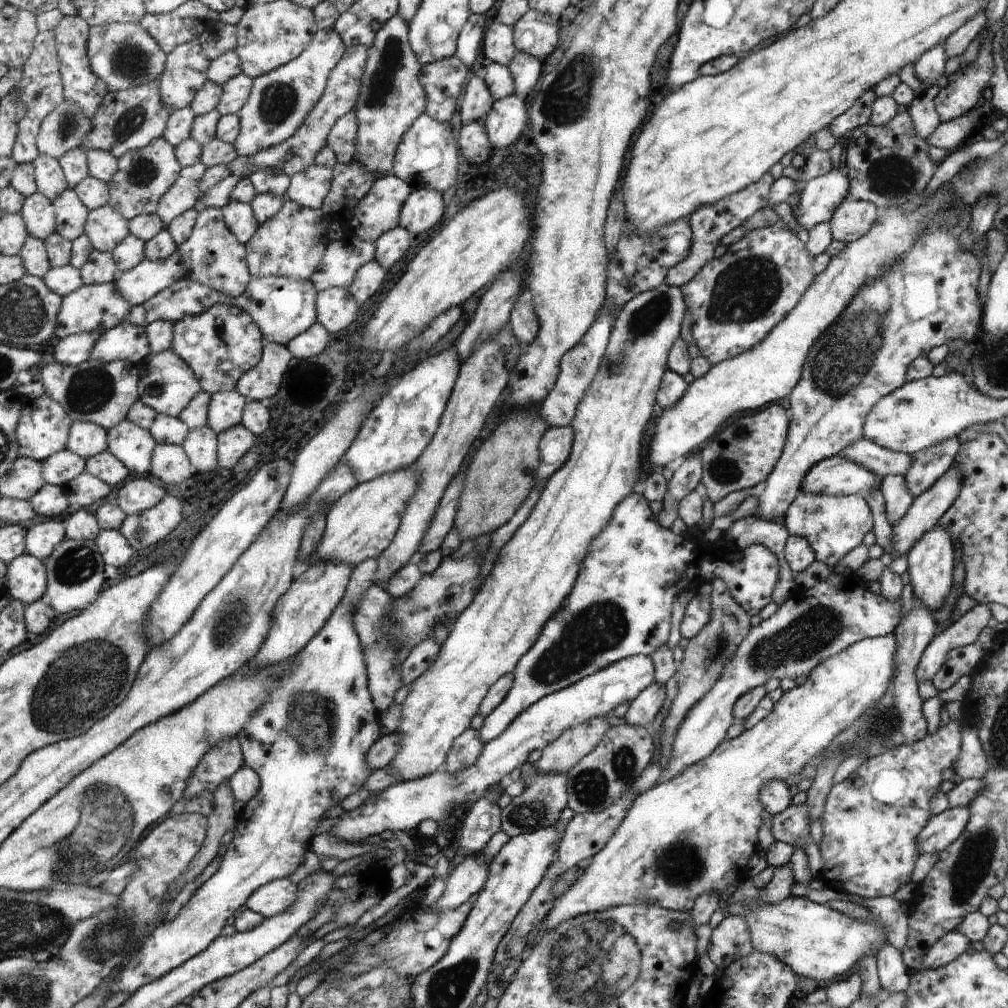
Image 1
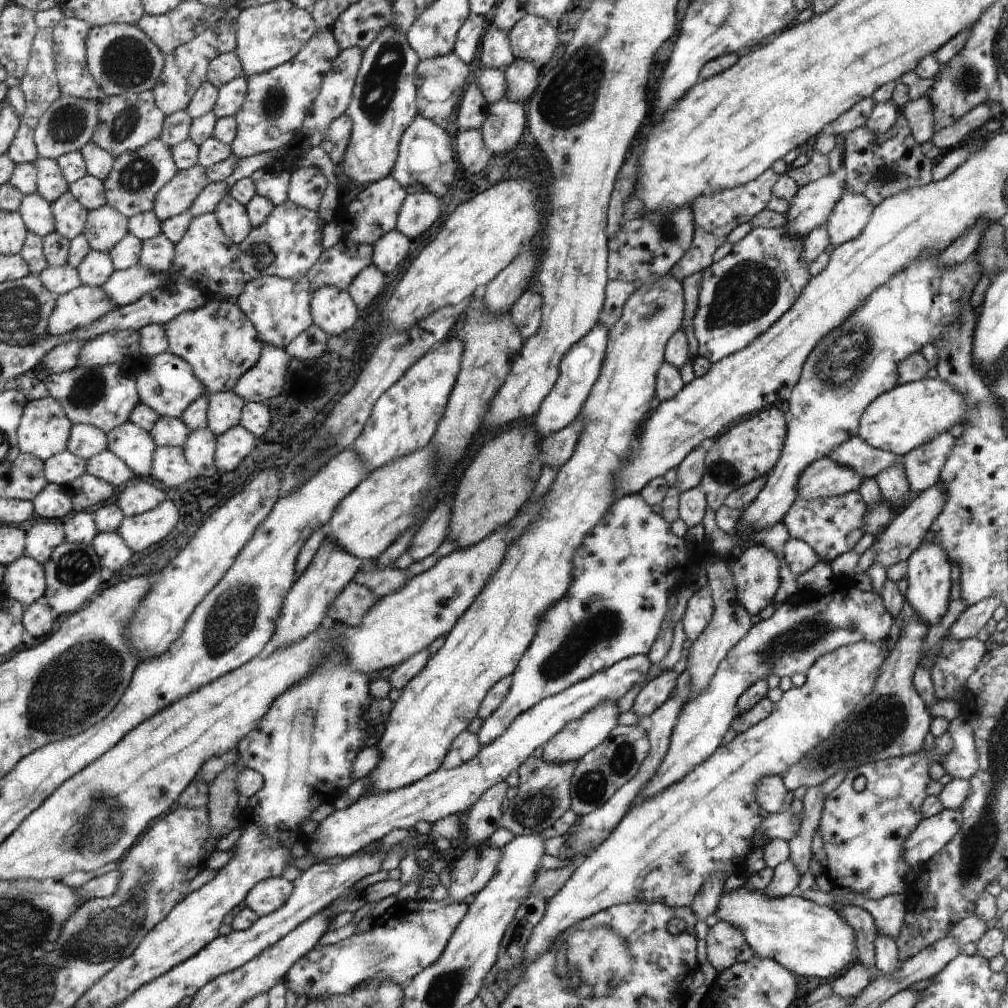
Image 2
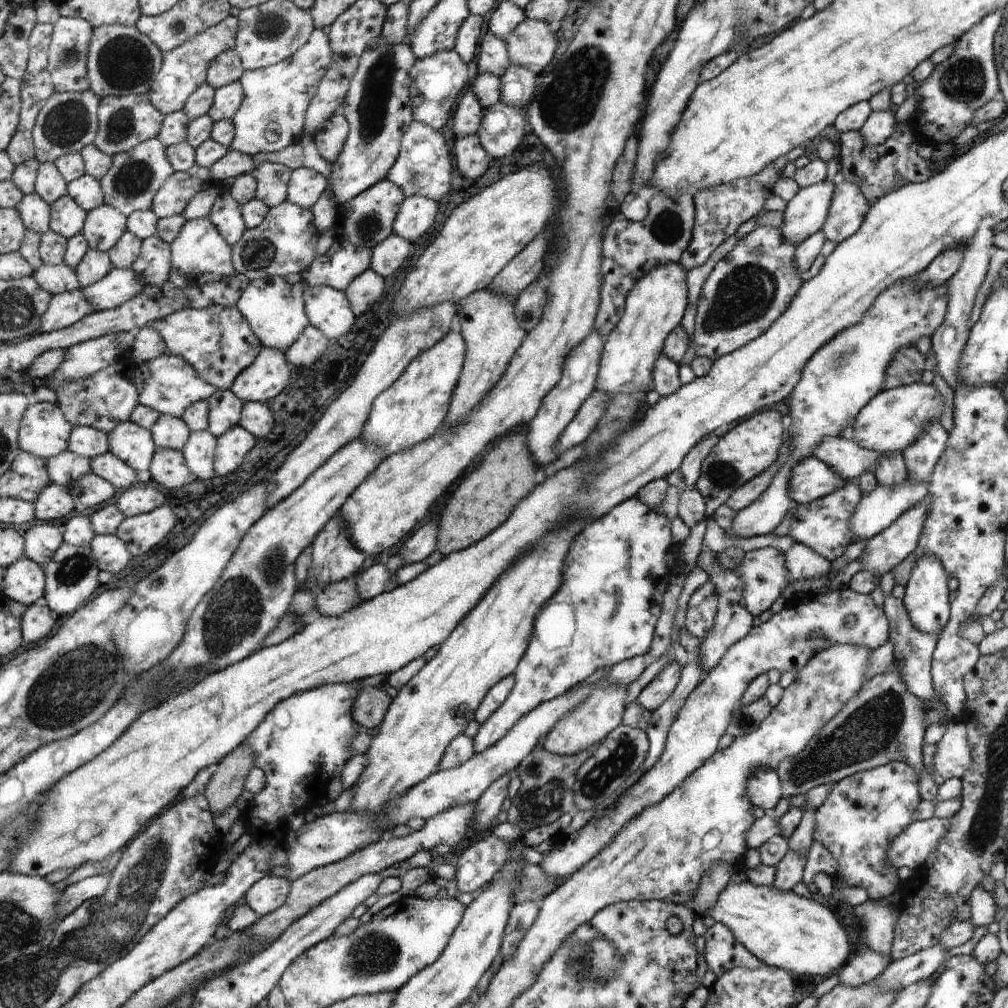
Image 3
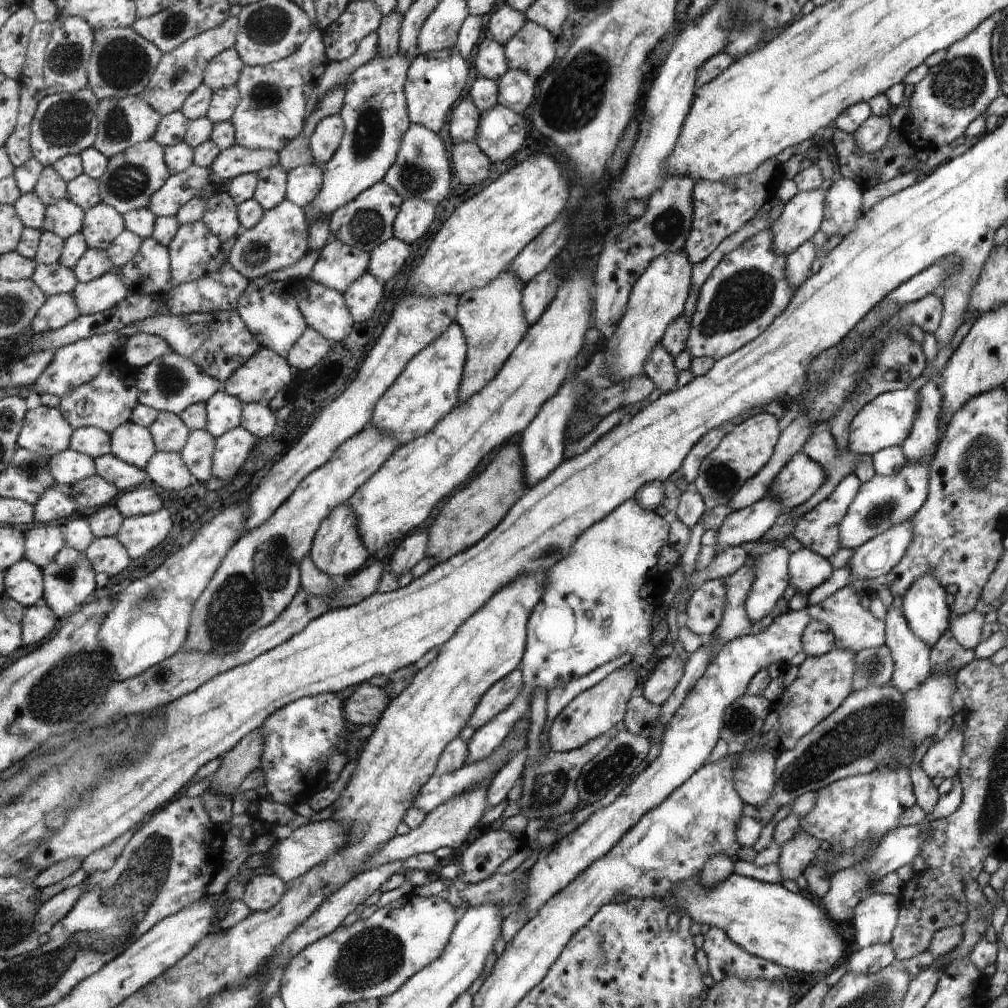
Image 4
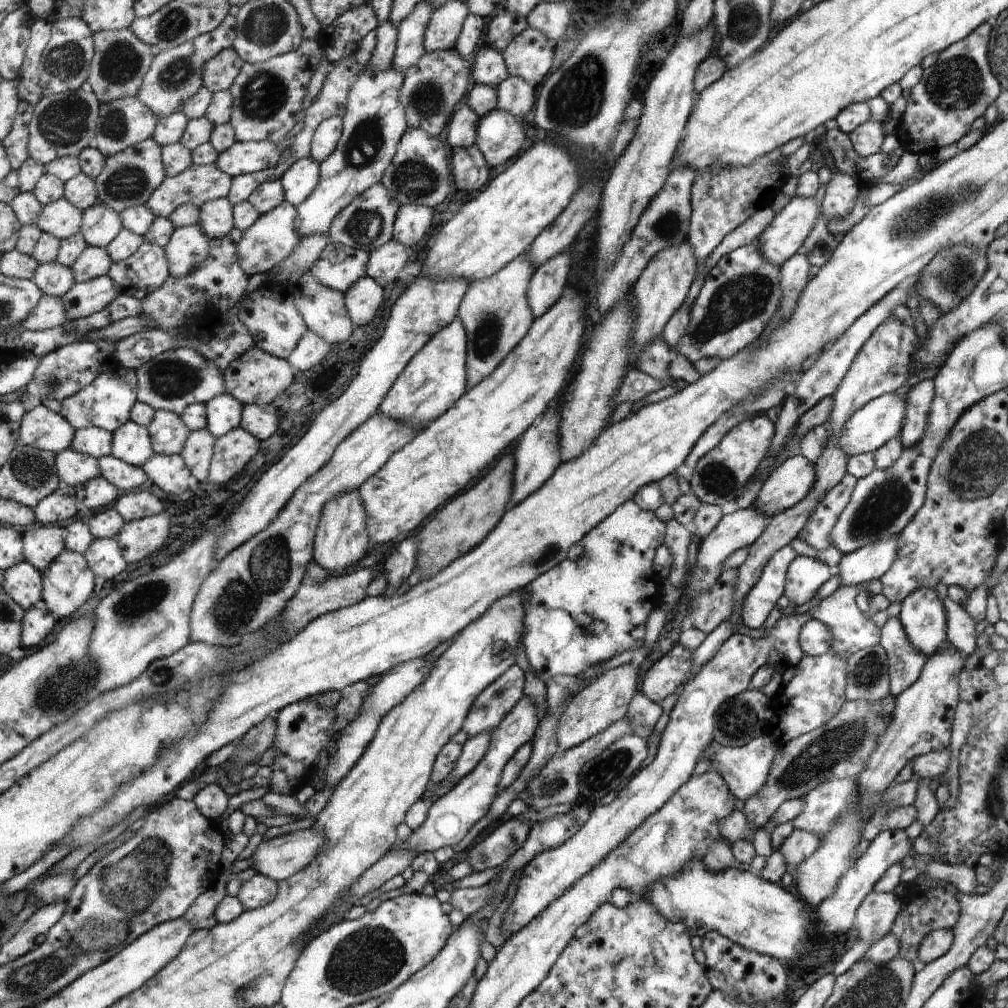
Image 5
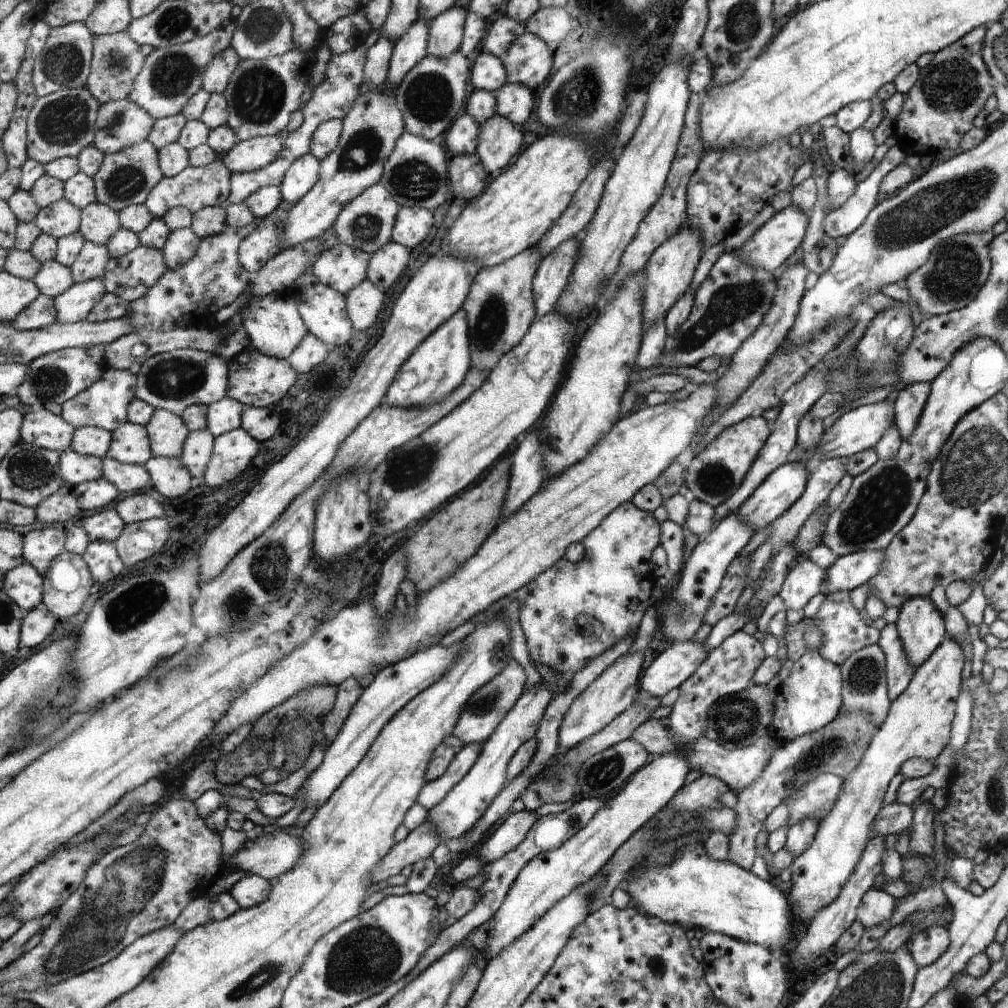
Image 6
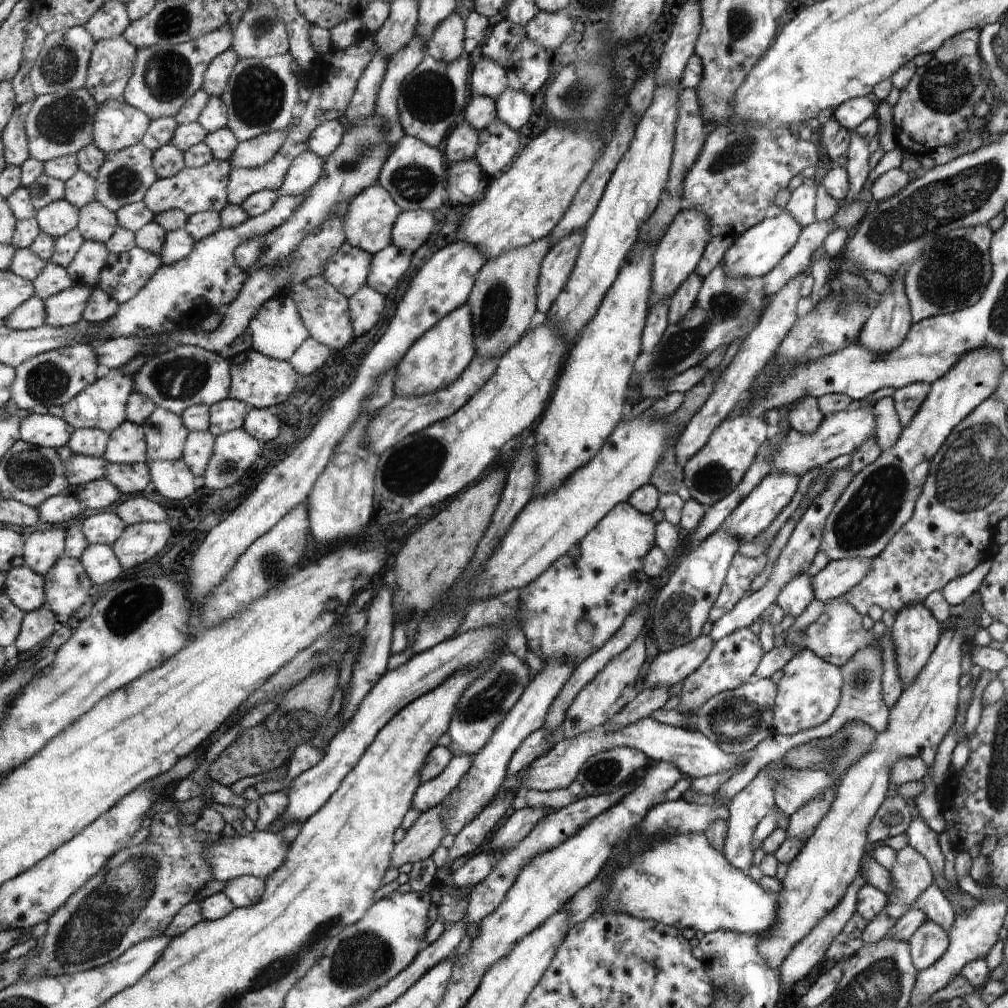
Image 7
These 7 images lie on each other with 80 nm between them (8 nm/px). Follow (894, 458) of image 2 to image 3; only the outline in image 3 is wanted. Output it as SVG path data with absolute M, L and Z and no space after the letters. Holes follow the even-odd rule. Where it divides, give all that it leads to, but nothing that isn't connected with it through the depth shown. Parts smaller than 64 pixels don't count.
M838 435L826 437L816 449L811 450L812 457L825 462L844 482L856 480L863 472L874 473L880 455Z

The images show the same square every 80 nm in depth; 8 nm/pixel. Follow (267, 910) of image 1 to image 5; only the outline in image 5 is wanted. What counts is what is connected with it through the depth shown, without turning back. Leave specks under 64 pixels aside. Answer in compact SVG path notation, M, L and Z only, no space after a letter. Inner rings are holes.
M257 873L240 886L237 899L245 910L259 909L270 904L277 896L278 883Z

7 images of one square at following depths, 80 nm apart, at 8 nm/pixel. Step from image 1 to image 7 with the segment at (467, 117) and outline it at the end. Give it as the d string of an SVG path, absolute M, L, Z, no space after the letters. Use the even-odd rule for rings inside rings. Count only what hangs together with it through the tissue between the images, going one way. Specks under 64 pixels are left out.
M462 122L460 126L454 127L450 136L446 138L446 160L452 164L472 160L478 148L478 133L467 123Z

